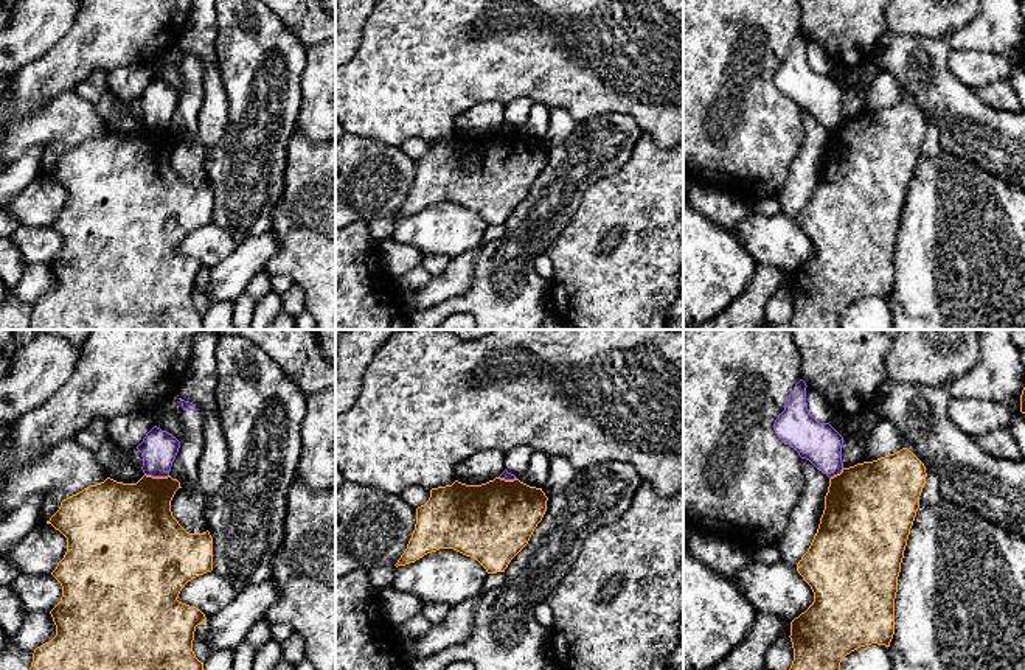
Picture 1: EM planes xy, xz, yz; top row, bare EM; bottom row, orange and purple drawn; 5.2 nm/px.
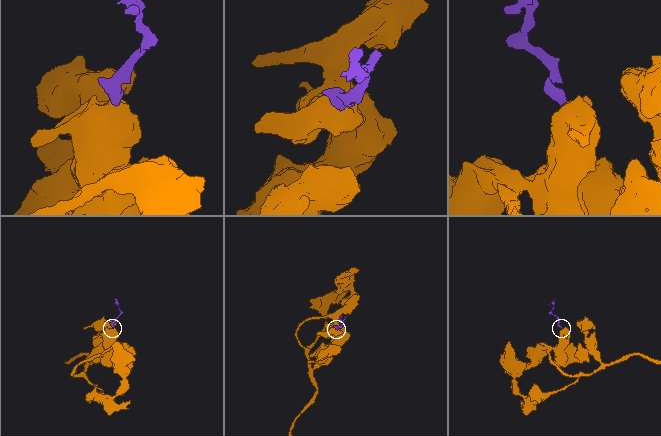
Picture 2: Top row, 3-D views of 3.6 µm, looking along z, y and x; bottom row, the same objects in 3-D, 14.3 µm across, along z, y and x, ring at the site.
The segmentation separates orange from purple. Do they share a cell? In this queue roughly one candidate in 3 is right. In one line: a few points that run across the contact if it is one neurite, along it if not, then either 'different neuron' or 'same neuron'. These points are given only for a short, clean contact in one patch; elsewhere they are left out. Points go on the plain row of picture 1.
line xy (145, 125), (168, 128); different neuron

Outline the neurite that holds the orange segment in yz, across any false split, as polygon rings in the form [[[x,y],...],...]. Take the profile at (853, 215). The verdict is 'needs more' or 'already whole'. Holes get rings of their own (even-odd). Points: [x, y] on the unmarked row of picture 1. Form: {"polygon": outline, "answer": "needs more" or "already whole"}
{"polygon": [[[902,99],[877,112],[843,120],[829,131],[817,185],[797,216],[798,225],[814,244],[814,253],[790,274],[792,317],[783,325],[764,323],[759,330],[840,330],[840,314],[851,303],[871,295],[890,298],[895,286],[898,229],[926,129],[924,115]]], "answer": "already whole"}

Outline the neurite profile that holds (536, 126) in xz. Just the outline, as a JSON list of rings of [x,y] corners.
[[[534,103],[526,123],[517,131],[530,138],[542,140],[548,131],[550,107]]]

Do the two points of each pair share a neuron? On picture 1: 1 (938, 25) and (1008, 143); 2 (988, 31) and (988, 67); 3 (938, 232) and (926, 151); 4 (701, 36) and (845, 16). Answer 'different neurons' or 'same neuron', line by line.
1: different neurons
2: different neurons
3: different neurons
4: different neurons

